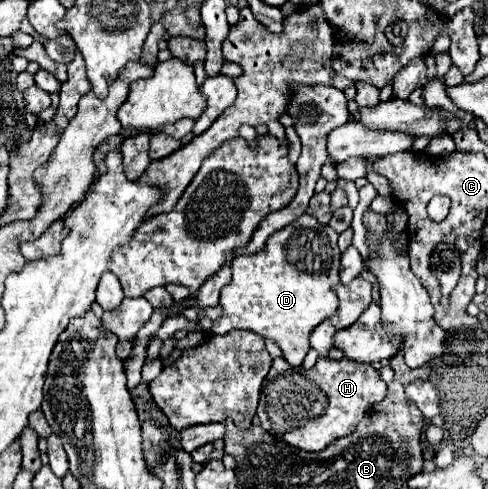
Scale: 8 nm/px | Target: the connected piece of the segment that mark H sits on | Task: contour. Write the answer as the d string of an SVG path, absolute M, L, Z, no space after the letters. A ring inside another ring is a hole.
M275 358L263 382L257 416L261 426L279 440L307 452L319 452L341 436L349 436L367 408L381 402L387 386L373 366L355 364L353 360L319 358L309 370L287 364L285 358Z

